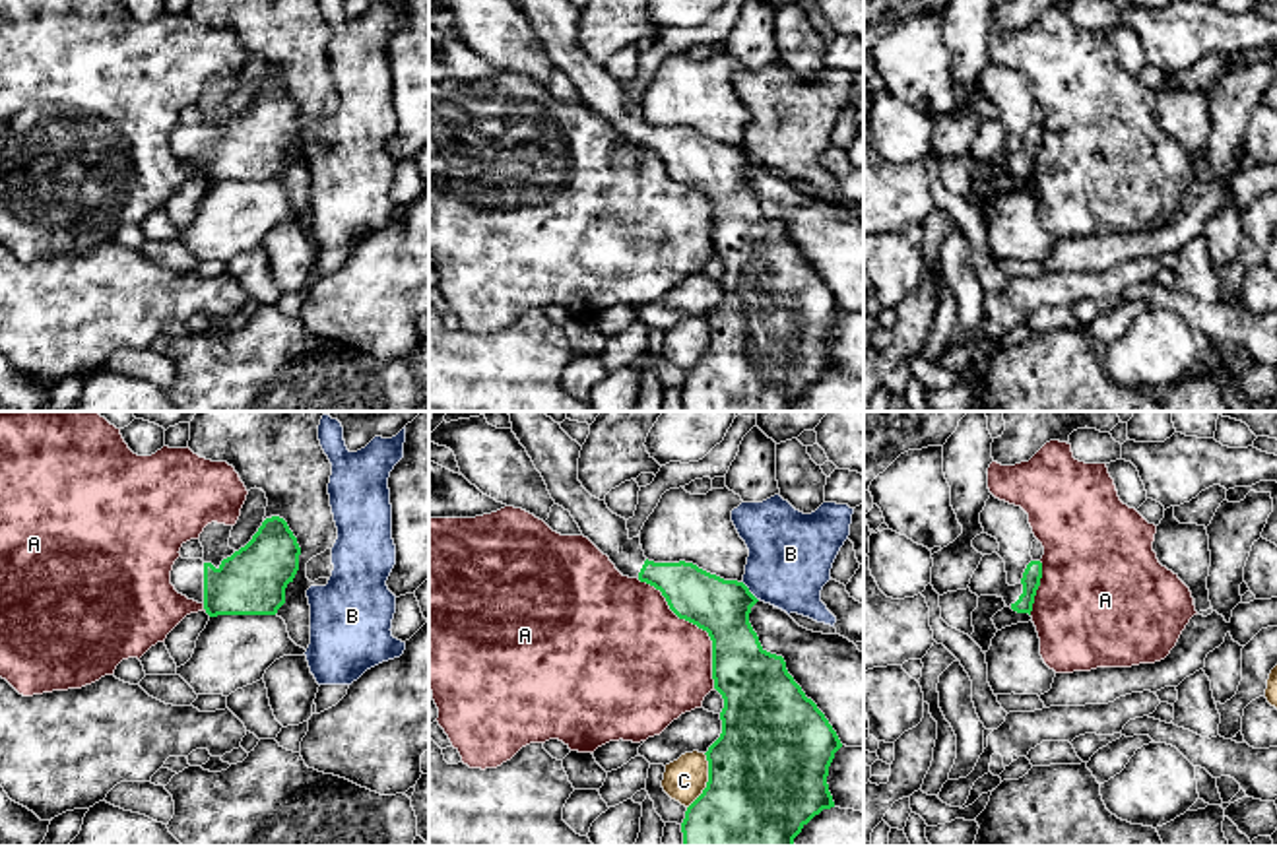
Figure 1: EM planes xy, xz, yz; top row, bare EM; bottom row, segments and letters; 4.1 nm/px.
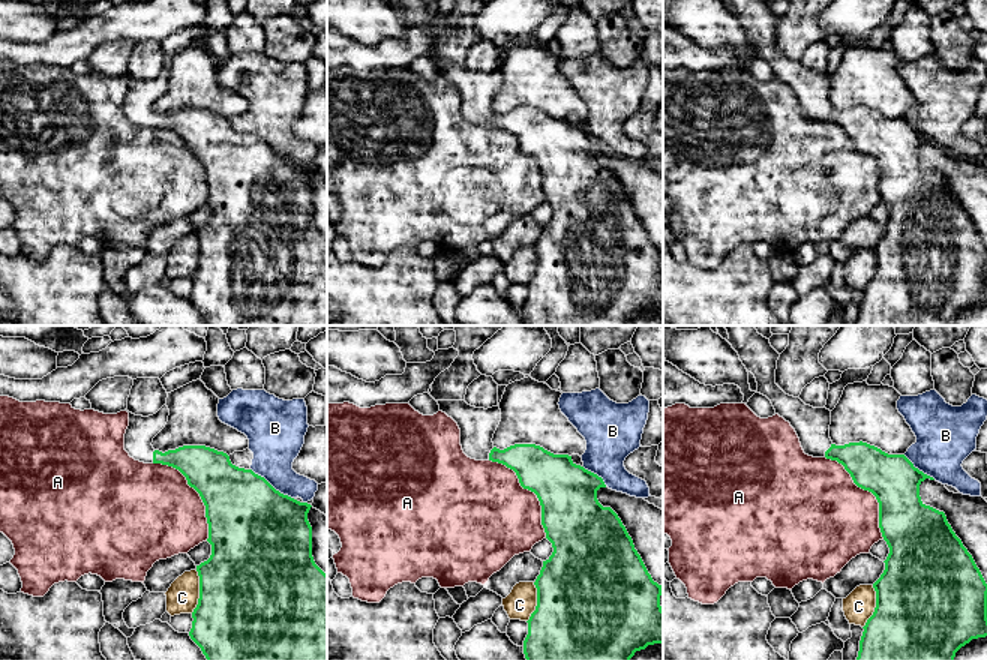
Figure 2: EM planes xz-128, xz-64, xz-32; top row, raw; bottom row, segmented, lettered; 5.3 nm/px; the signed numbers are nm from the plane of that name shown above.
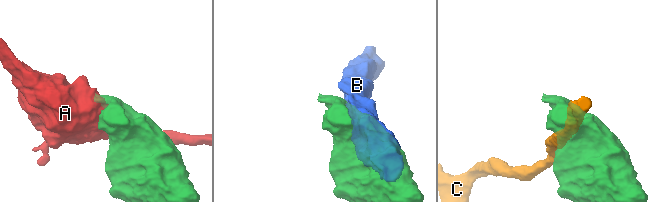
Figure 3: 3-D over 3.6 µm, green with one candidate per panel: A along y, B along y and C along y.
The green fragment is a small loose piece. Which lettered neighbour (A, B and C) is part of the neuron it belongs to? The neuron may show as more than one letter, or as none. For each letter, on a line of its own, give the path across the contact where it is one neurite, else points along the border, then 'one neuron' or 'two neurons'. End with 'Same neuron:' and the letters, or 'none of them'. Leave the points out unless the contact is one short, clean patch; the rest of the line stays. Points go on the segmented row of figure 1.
A: two neurons
B: two neurons
C: two neurons
Same neuron: none of them

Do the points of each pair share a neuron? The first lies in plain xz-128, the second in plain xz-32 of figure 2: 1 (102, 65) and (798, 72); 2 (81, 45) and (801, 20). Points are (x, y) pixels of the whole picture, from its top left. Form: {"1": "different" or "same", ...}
{"1": "different", "2": "different"}

